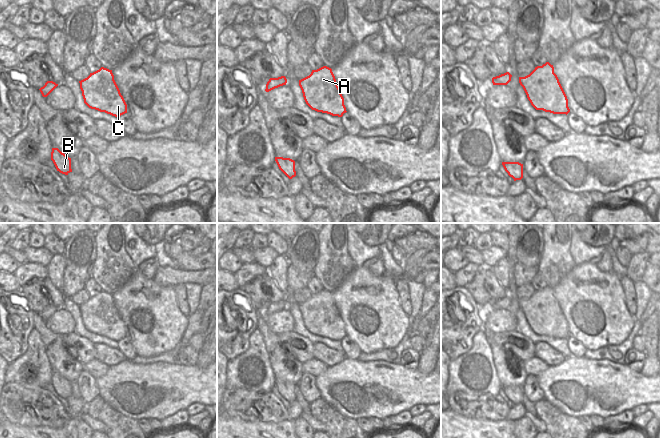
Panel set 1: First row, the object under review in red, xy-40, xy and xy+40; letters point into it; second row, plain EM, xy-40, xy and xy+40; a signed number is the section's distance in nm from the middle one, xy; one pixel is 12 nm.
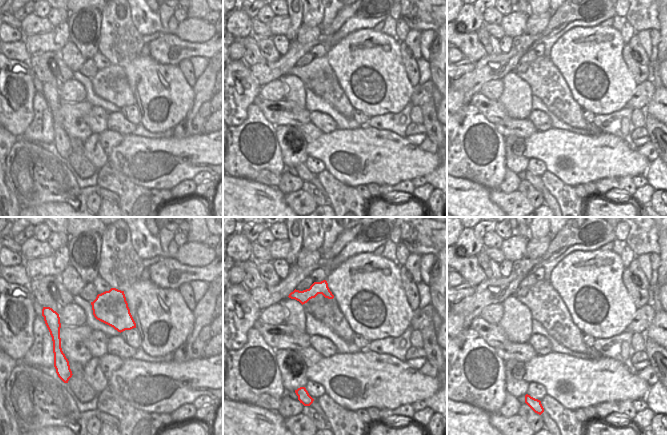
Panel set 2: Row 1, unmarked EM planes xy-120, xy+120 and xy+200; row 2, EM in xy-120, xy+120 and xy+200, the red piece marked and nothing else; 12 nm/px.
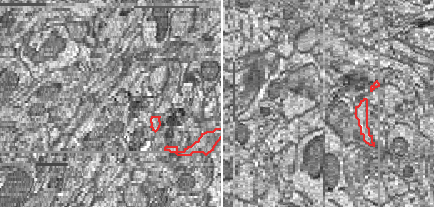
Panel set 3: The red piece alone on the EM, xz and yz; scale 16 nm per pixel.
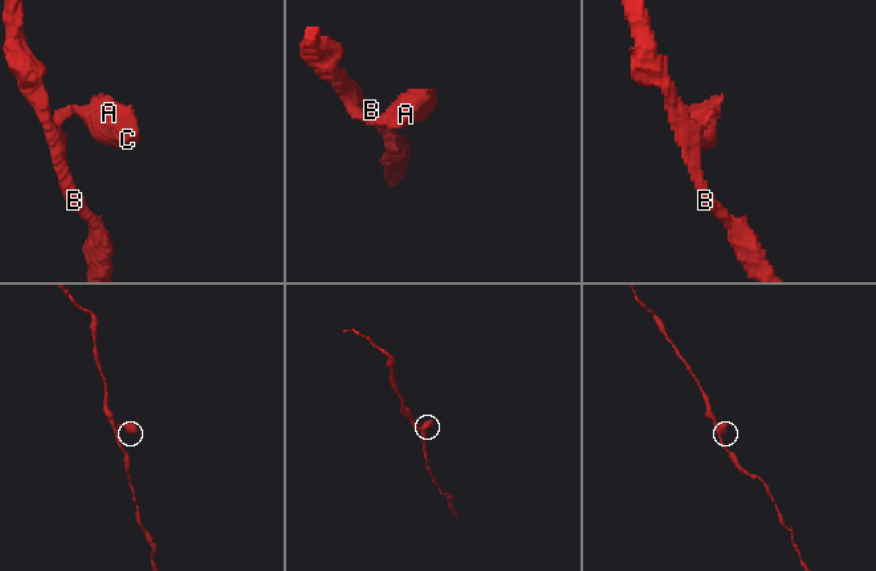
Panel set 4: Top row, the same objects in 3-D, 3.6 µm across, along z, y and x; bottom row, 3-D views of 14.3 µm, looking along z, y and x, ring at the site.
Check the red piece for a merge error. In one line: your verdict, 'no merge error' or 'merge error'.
no merge error

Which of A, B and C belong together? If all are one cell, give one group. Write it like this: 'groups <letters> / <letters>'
groups A B C

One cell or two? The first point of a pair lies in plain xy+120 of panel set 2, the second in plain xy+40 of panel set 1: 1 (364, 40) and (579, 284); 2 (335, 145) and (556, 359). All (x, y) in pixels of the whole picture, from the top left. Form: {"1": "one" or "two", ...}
{"1": "one", "2": "two"}

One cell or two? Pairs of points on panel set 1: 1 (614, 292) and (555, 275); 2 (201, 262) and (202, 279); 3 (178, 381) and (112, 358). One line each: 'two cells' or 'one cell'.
1: two cells
2: two cells
3: two cells

